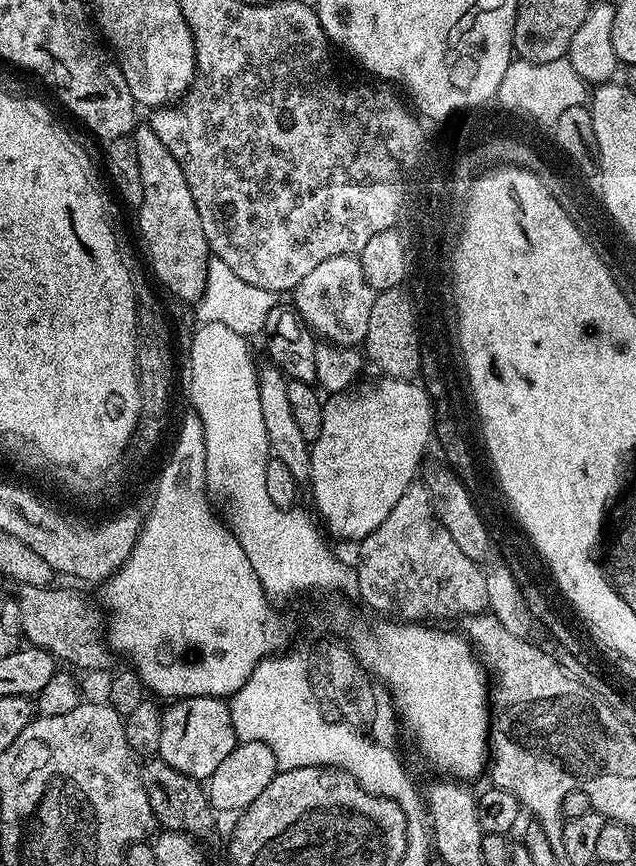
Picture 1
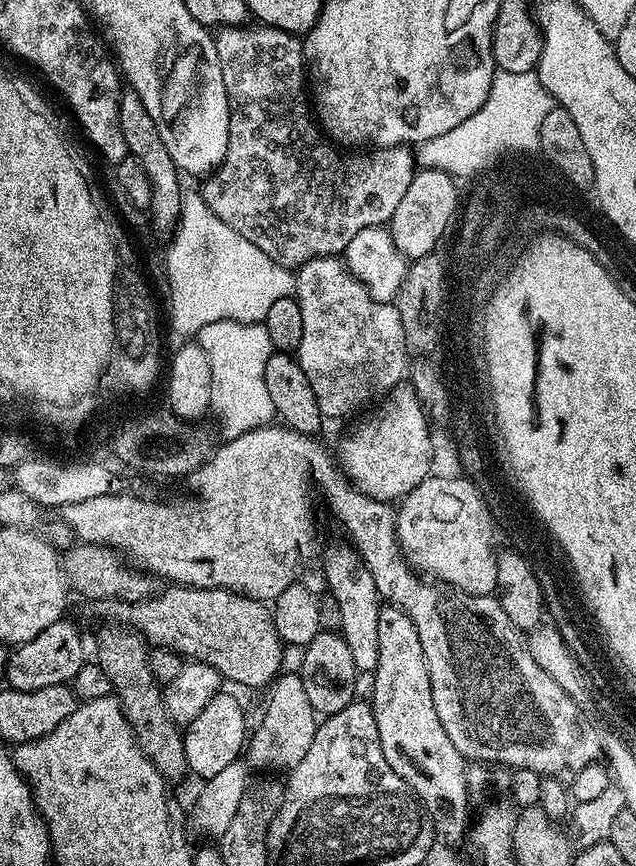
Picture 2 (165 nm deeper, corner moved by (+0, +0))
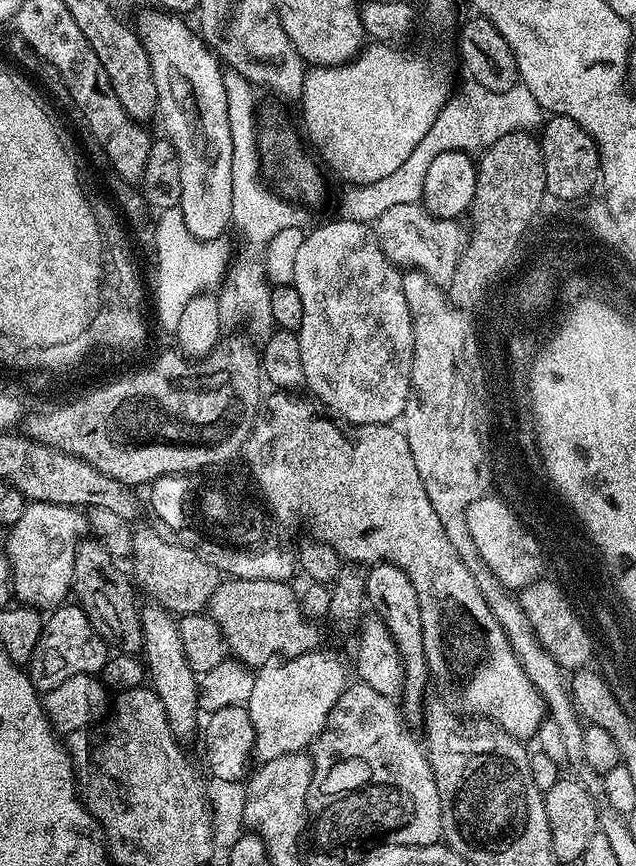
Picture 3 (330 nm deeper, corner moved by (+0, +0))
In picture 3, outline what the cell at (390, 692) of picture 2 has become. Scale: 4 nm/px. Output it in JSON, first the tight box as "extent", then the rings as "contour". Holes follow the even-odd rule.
{"extent":[365,562,430,721],"contour":[[[381,562],[369,567],[365,594],[371,611],[382,618],[382,622],[390,630],[390,638],[394,638],[394,646],[398,646],[398,654],[402,654],[402,711],[409,721],[419,721],[423,717],[426,703],[424,691],[430,688],[430,673],[422,642],[422,610],[418,610],[418,590],[414,590],[414,582],[406,578],[406,570]]]}

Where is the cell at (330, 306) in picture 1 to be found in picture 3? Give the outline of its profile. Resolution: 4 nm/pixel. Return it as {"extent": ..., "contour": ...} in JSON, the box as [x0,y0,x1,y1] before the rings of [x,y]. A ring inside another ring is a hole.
{"extent":[374,204,466,286],"contour":[[[403,204],[379,216],[374,221],[374,231],[391,264],[426,274],[434,283],[444,286],[451,281],[464,252],[466,228],[460,223],[459,219],[432,216],[420,204]]]}

